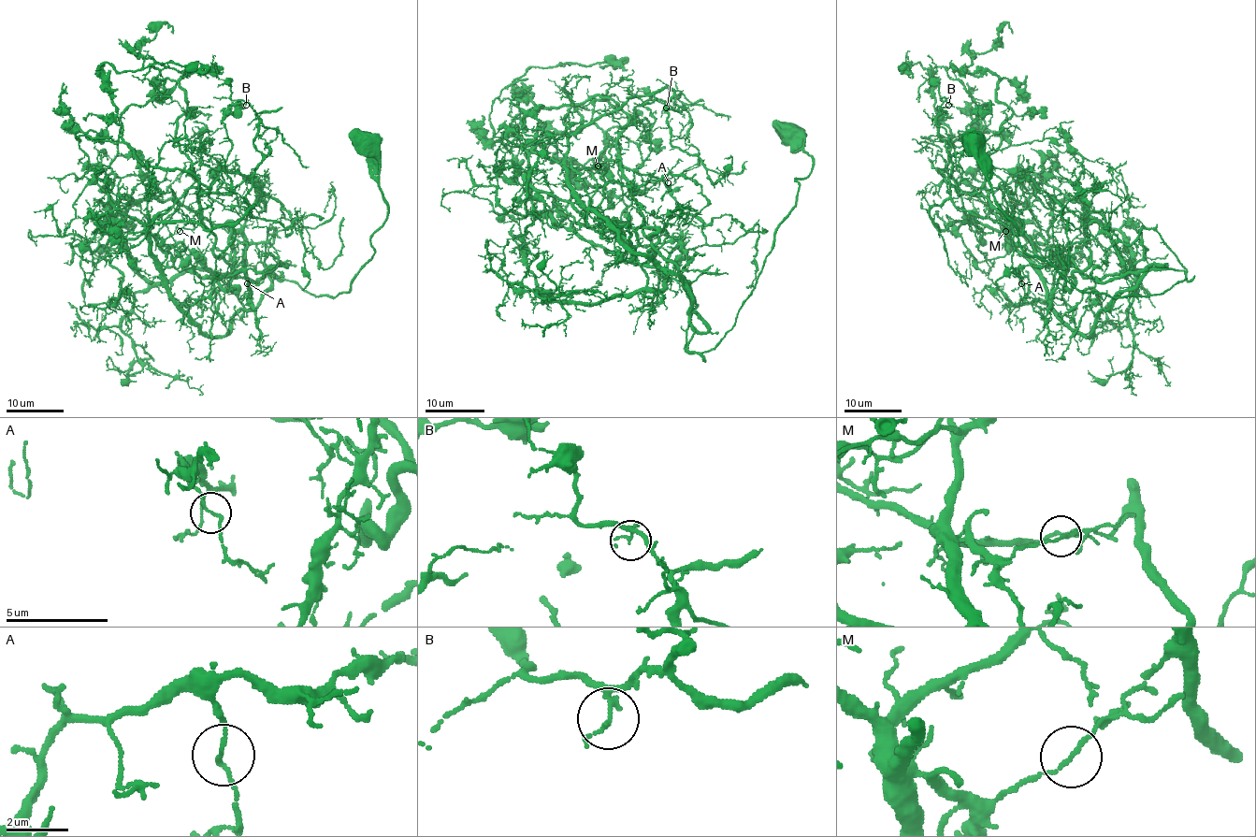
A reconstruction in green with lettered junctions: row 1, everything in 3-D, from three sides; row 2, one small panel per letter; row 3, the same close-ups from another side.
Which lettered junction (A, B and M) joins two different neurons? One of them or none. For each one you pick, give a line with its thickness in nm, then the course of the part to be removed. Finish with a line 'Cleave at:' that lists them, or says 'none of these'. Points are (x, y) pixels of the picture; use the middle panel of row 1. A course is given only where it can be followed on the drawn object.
M: Thickness 120 nm. Course of the part to remove: (598, 166), (620, 162), (691, 304), (564, 166), (617, 161), (657, 177), (709, 245), (756, 223), (745, 287)
Cleave at: M

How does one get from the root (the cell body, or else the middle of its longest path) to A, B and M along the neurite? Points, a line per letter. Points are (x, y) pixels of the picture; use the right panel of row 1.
A: (970, 137), (1018, 245), (1077, 289), (1162, 295), (1186, 273), (1150, 270), (1089, 336), (1021, 305), (1021, 283)
B: (970, 137), (1018, 245), (1077, 289), (1186, 278), (1084, 278), (1002, 217), (1011, 238), (940, 229), (948, 105)
M: (970, 137), (1018, 245), (1077, 289), (1148, 296), (1186, 278), (1099, 281), (1002, 217), (1005, 230)

